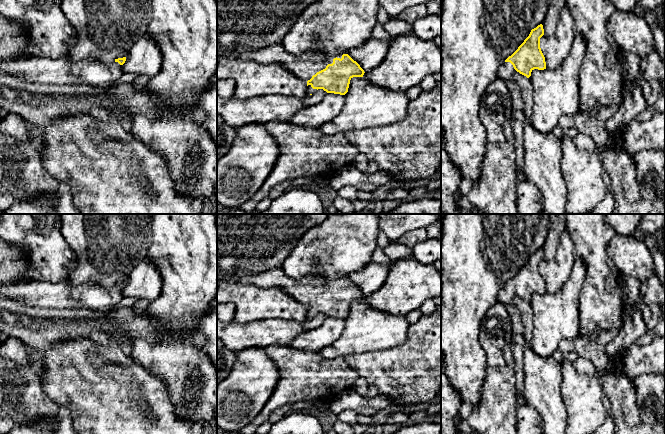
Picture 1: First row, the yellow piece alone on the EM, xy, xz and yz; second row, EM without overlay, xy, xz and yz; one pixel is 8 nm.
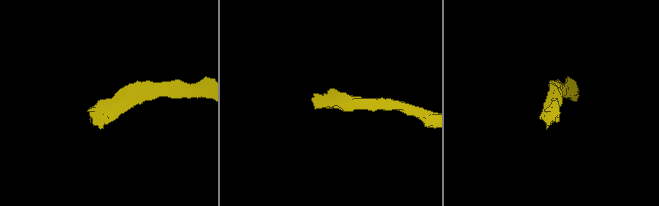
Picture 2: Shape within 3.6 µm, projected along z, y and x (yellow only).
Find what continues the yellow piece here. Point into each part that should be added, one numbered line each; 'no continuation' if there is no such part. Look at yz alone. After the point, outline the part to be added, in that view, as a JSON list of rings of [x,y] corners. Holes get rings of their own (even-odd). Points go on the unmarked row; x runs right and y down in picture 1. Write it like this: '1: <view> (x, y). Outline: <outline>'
1: yz (505, 296). Outline: [[[504,286],[497,295],[497,302],[508,305],[513,303],[513,298],[516,296],[513,289],[510,286]]]

